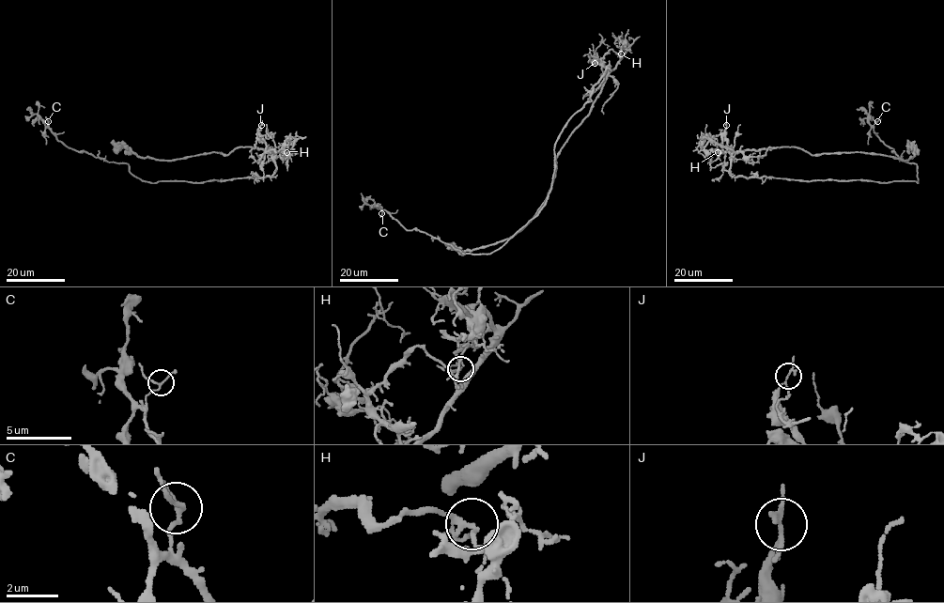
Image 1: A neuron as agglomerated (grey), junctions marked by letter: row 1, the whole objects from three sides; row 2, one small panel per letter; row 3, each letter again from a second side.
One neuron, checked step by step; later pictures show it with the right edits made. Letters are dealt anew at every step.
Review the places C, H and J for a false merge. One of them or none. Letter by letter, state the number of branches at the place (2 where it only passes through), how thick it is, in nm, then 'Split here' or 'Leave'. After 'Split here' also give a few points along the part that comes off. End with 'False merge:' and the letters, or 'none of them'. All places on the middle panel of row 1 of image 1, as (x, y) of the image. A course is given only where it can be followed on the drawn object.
C: Branches: 3. Thickness 130 nm. Leave
H: Branches: 4. Thickness 140 nm. Split here. Course of the part to remove: (621, 54), (604, 55), (610, 67), (555, 143), (546, 204), (489, 254), (406, 230), (361, 193)
J: Branches: 3. Thickness 130 nm. Leave
False merge: H

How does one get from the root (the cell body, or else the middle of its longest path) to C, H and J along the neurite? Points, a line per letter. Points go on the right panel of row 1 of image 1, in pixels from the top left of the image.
C: (774, 178), (917, 182), (917, 165), (899, 158), (879, 138), (874, 130), (877, 121)
H: (774, 178), (733, 176), (731, 155), (727, 151), (718, 151)
J: (774, 178), (747, 178), (730, 174), (726, 125)

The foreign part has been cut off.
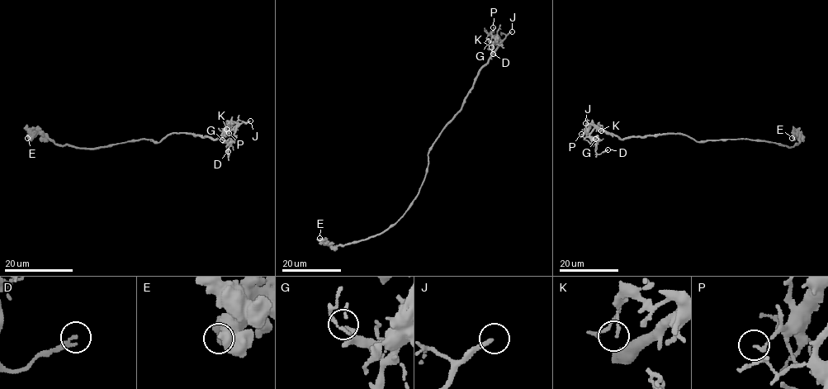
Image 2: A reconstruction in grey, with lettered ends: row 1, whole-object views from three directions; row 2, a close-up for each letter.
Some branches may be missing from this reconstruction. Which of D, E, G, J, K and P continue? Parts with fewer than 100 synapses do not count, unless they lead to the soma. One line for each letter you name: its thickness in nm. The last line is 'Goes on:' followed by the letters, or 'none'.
J: 200 nm thick
Goes on: J

